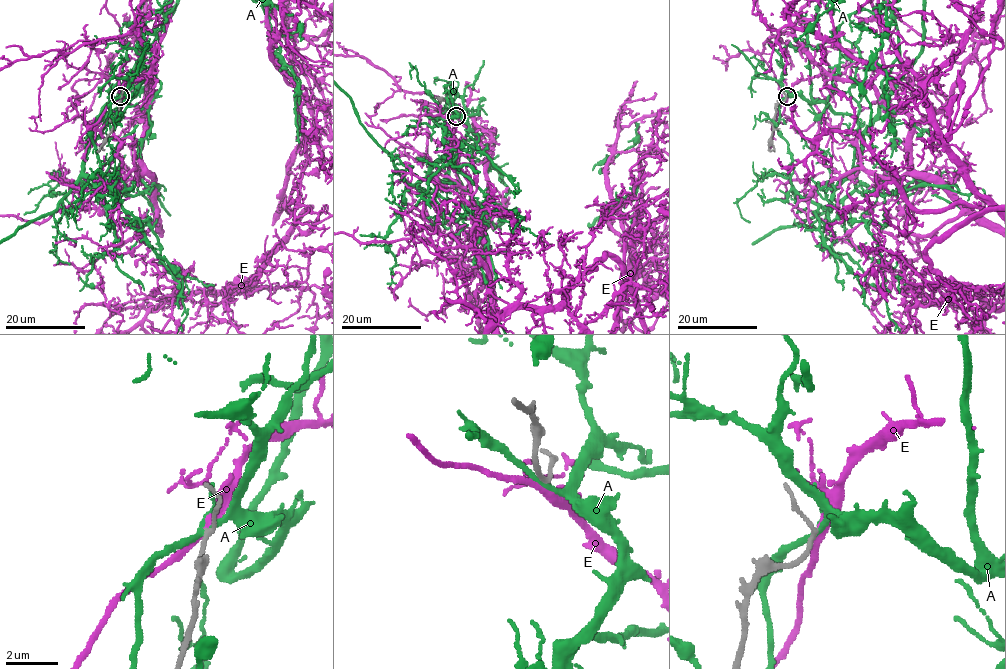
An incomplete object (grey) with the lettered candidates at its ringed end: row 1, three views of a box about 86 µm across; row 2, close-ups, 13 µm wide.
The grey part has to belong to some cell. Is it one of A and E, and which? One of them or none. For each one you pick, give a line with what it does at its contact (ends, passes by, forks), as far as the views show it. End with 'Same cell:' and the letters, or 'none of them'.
E: it passes by
Same cell: E

